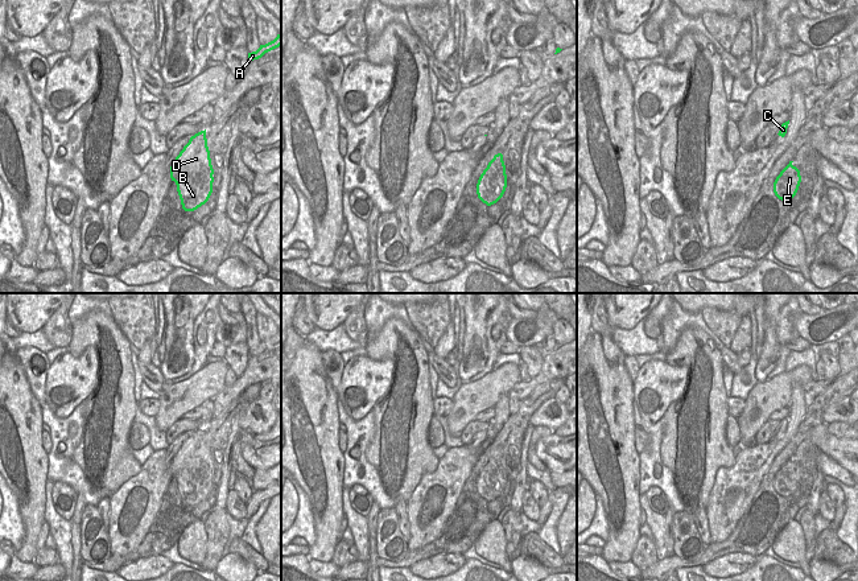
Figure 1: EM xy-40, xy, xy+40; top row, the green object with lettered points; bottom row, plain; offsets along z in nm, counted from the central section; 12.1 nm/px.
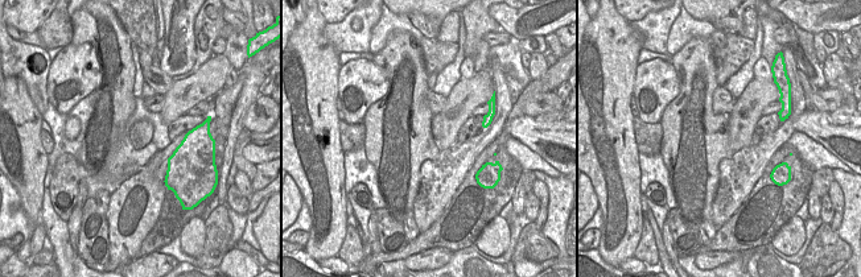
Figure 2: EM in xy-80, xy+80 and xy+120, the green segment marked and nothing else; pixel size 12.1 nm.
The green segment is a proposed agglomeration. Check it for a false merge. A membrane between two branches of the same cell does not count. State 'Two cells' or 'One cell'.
One cell

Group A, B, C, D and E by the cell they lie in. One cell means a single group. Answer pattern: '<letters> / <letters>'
A B C D E

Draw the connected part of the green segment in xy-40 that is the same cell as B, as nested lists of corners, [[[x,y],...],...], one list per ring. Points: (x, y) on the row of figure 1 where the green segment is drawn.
[[[205,129],[190,137],[170,166],[170,178],[177,185],[185,211],[194,211],[209,201],[213,193],[213,174]]]

